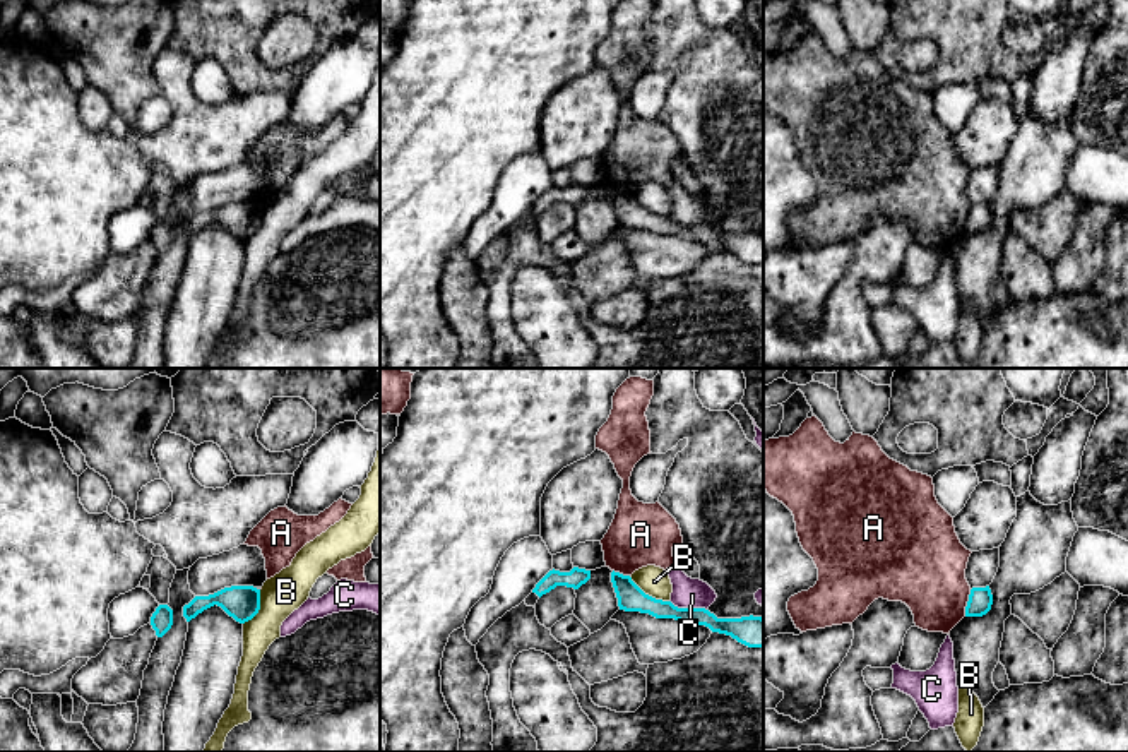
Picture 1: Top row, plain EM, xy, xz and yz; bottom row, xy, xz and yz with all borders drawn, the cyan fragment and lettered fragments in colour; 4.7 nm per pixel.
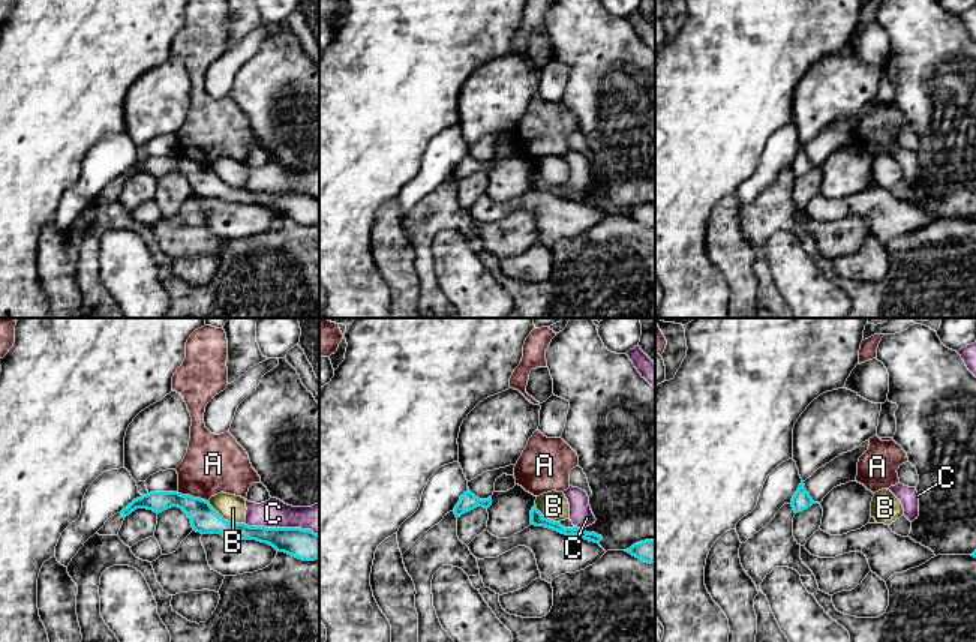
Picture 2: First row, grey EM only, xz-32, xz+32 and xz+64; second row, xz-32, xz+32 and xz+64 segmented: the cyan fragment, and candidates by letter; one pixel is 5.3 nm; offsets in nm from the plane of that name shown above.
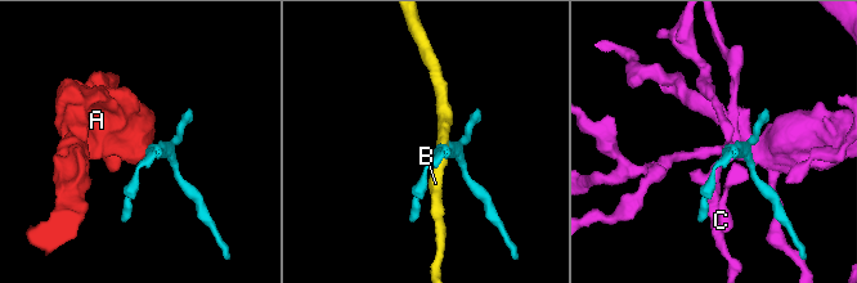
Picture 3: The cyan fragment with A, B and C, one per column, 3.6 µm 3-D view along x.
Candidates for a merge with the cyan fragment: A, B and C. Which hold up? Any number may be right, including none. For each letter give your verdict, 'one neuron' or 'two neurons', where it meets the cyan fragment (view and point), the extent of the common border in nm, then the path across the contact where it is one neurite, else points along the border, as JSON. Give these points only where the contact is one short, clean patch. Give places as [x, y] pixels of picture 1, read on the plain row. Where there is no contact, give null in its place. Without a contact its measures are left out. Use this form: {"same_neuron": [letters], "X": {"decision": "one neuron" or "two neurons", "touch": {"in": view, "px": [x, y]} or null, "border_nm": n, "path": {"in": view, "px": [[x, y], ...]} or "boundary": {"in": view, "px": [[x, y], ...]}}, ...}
{"same_neuron": [], "A": {"decision": "two neurons", "touch": {"in": "yz", "px": [967, 220]}, "border_nm": 130, "boundary": {"in": "yz", "px": [[971, 206], [964, 232]]}}, "B": {"decision": "two neurons", "touch": {"in": "xz", "px": [647, 211]}, "border_nm": 220, "boundary": {"in": "xz", "px": [[629, 192], [646, 209], [668, 218]]}}, "C": {"decision": "two neurons", "touch": {"in": "xz", "px": [688, 225]}, "border_nm": 180}}

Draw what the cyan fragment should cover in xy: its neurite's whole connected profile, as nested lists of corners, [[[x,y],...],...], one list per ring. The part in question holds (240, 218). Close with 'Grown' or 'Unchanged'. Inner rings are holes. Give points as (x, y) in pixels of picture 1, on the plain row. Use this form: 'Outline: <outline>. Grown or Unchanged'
Outline: [[[231,202],[209,212],[195,212],[183,223],[183,233],[190,238],[214,221],[221,223],[236,238],[245,240],[260,226],[260,206],[253,202]]]. Unchanged

